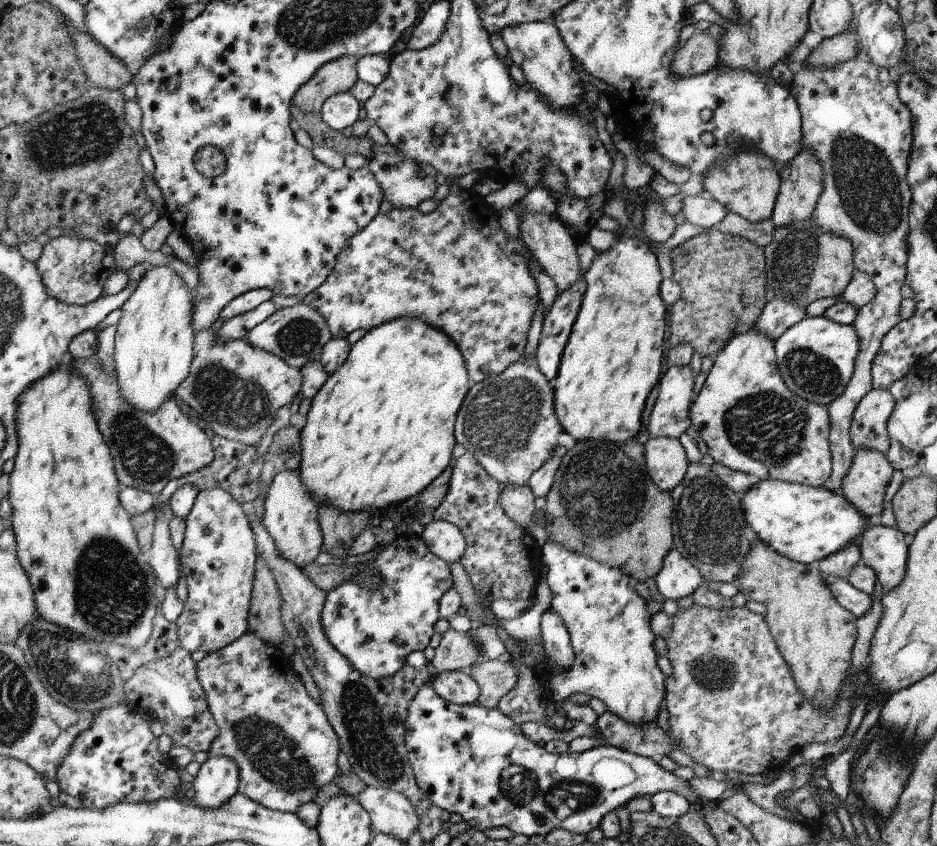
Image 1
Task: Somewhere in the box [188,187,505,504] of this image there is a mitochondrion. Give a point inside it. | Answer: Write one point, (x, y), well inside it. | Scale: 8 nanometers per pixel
(300, 336)

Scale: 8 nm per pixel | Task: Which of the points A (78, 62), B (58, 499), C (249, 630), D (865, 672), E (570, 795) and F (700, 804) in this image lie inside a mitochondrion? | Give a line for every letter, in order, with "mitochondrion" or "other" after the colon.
A: other
B: other
C: other
D: other
E: mitochondrion
F: other

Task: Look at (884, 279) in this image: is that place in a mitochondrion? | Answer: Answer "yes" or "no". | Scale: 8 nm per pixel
no

